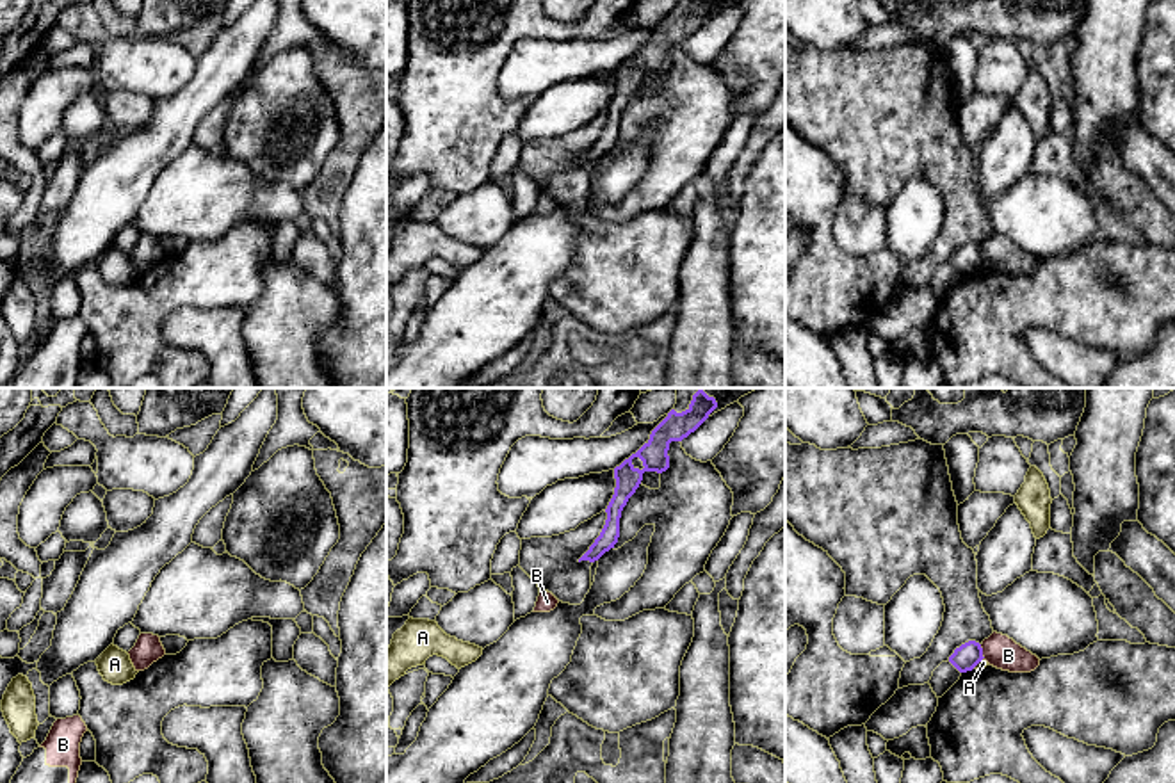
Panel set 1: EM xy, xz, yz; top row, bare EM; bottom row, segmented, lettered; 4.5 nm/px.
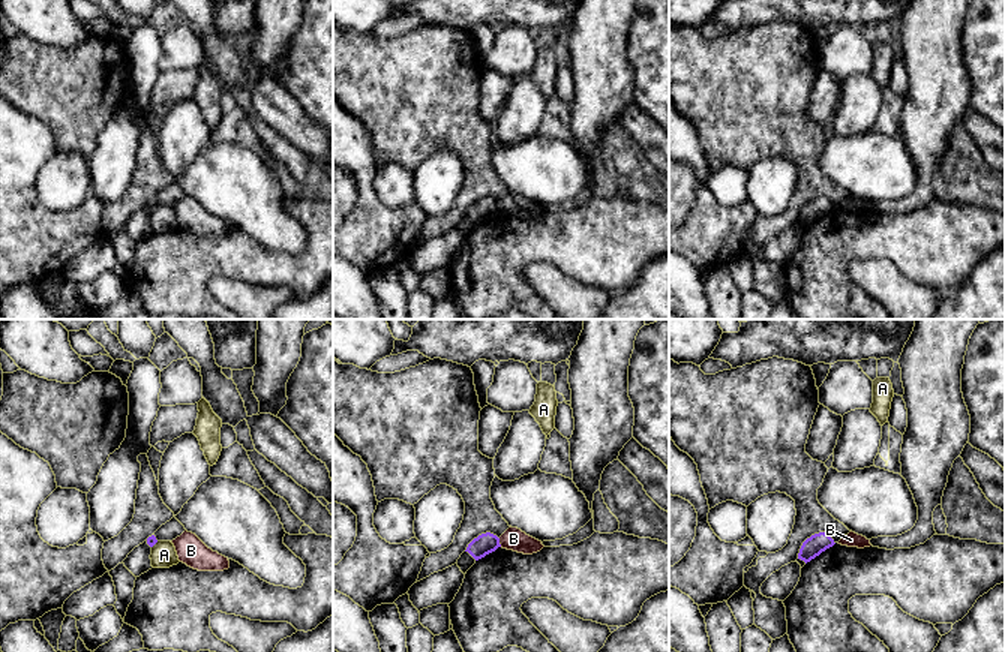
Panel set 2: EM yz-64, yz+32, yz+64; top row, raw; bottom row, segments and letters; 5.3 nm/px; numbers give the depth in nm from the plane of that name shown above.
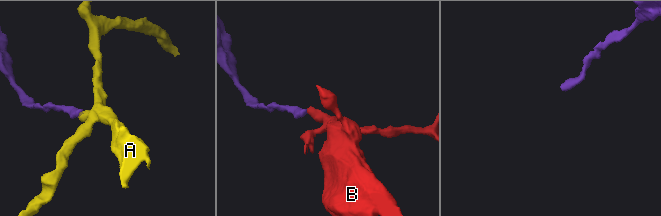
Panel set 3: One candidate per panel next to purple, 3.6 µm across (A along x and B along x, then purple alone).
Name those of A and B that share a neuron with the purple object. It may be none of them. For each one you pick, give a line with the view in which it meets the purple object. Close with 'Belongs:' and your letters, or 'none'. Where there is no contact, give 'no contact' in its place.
Belongs: none

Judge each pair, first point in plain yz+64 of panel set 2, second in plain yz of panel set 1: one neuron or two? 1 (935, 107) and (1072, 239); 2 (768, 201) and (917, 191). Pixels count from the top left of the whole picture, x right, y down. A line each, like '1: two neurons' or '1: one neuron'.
1: two neurons
2: one neuron

